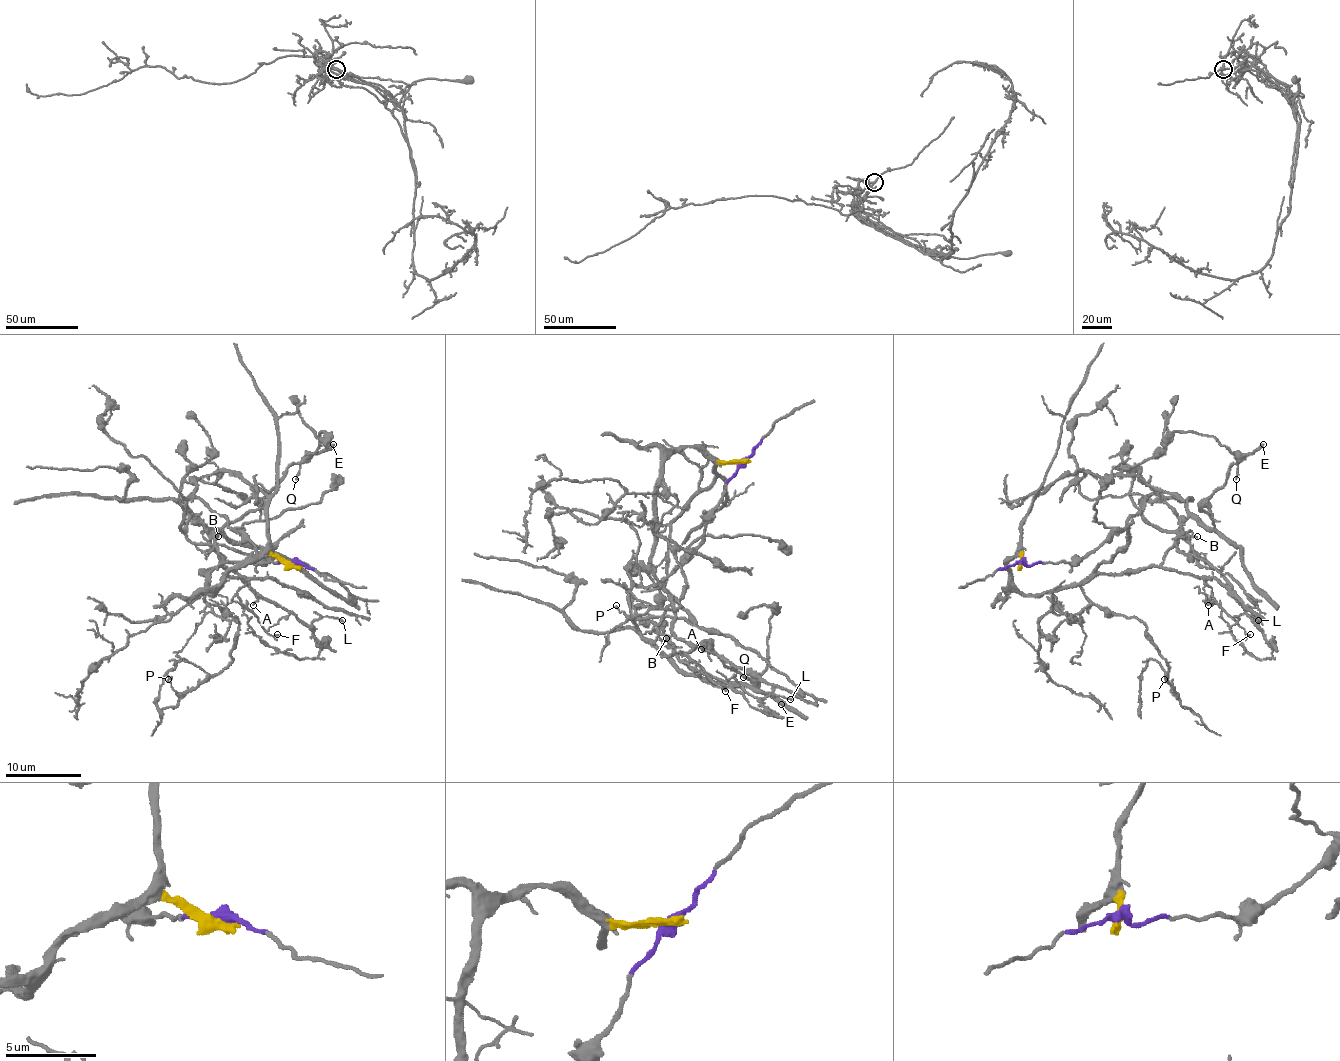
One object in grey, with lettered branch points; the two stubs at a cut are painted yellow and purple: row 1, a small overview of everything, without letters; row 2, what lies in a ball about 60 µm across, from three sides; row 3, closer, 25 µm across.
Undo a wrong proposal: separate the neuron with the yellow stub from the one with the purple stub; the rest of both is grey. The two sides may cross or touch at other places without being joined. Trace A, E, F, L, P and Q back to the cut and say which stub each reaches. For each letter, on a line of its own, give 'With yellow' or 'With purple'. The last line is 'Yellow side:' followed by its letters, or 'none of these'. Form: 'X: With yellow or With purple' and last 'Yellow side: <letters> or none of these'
A: With yellow
E: With purple
F: With yellow
L: With purple
P: With yellow
Q: With purple
Yellow side: A, F, P

